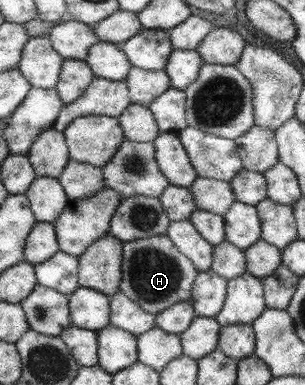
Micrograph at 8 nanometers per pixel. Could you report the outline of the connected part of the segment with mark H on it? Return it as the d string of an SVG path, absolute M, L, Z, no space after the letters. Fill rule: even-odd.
M169 235L124 242L124 278L120 290L151 314L157 315L177 303L191 300L199 274L196 264L177 248Z

